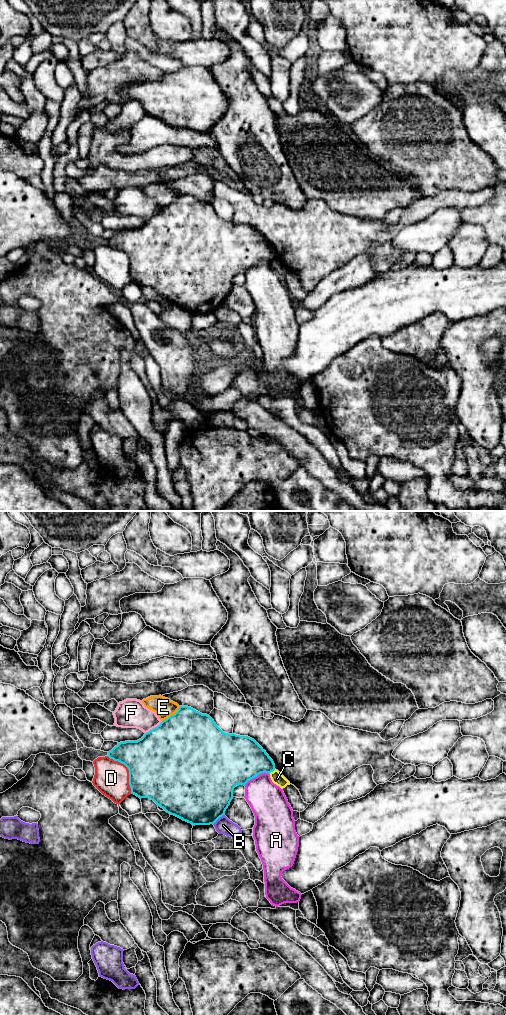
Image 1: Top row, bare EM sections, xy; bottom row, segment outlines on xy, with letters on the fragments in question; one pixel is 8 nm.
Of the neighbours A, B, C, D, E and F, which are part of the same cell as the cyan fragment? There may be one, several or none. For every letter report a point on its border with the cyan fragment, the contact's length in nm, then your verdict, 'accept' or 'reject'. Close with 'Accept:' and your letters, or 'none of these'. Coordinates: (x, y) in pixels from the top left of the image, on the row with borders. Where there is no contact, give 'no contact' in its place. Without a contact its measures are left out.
A: contact xy (256, 776); length 220 nm; reject
B: contact xy (218, 818); length 120 nm; reject
C: contact xy (272, 771); length 70 nm; reject
D: contact xy (129, 771); length 360 nm; reject
E: contact xy (171, 715); length 200 nm; reject
F: contact xy (153, 728); length 170 nm; reject
Accept: none of these

